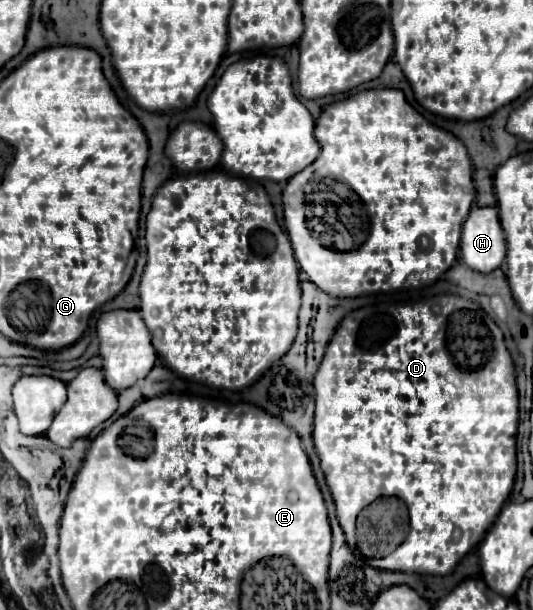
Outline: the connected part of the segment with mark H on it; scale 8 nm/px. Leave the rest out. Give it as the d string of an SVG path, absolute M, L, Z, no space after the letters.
M473 206L461 232L461 254L469 268L489 274L505 258L505 234L495 206Z

